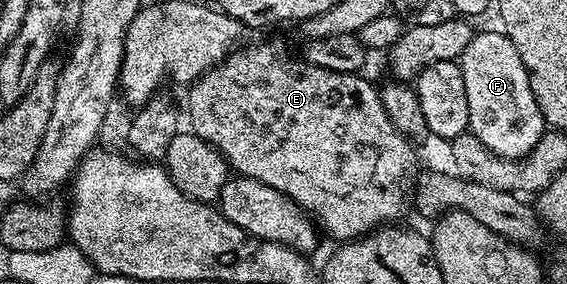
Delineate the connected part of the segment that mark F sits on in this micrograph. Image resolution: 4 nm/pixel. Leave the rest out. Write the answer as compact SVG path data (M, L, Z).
M484 30L481 34L480 31L473 33L470 44L460 53L458 59L462 80L466 80L466 104L470 108L468 130L474 136L478 136L478 140L482 140L482 144L486 144L486 148L490 148L498 156L523 160L546 133L546 123L530 88L528 69L522 64L522 56L518 56L518 48L514 48L507 34L496 30Z

